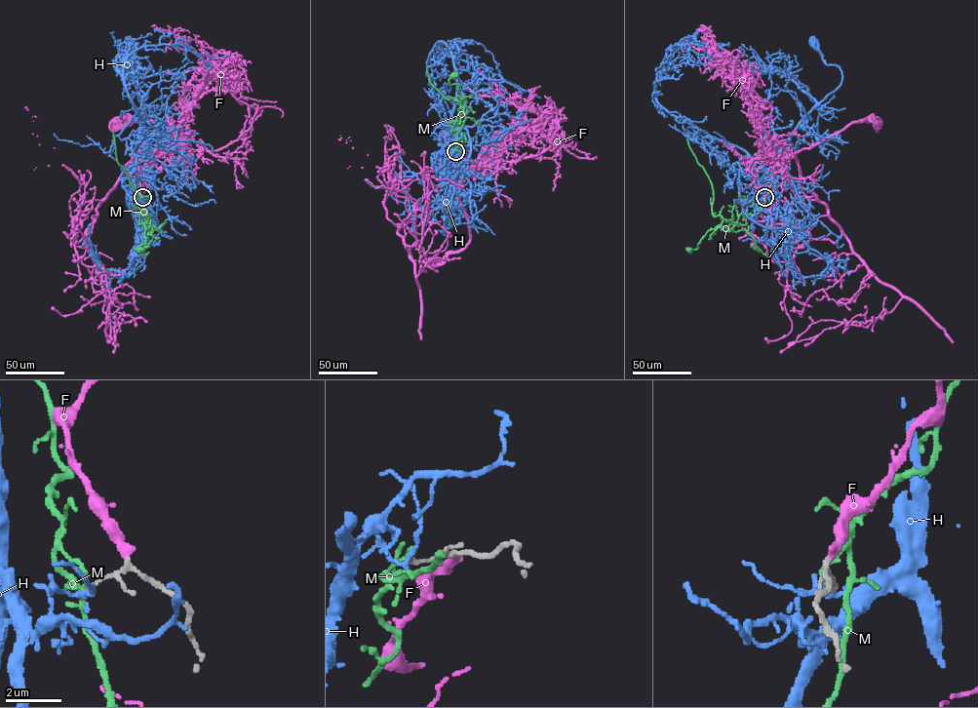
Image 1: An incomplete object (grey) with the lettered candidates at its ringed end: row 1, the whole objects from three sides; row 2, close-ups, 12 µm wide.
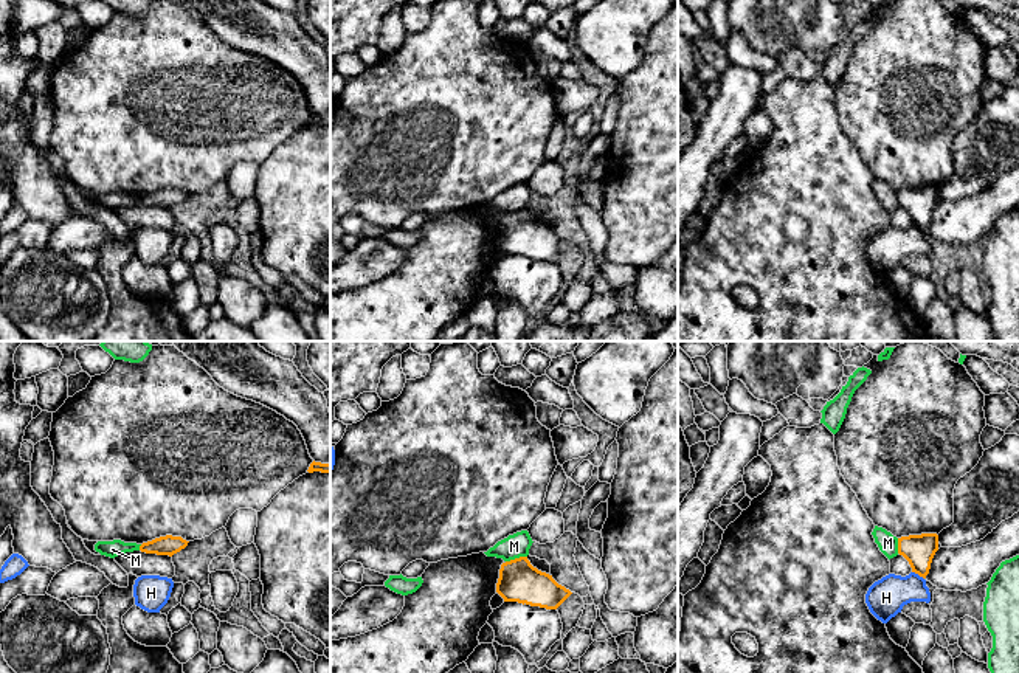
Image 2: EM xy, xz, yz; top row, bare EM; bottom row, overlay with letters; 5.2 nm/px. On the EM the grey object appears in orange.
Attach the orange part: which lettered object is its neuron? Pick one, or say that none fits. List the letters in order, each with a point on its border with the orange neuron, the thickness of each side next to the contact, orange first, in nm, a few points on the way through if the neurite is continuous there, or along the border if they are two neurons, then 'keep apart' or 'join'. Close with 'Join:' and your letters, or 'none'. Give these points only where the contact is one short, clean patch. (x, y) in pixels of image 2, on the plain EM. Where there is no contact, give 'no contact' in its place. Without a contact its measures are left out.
F: no contact | join
H: yz (918, 227) | 160/200 nm | along yz (912, 224), (923, 231) | keep apart
M: xz (515, 211) | 220/120 nm | along xz (526, 208), (506, 214) | keep apart
Join: F

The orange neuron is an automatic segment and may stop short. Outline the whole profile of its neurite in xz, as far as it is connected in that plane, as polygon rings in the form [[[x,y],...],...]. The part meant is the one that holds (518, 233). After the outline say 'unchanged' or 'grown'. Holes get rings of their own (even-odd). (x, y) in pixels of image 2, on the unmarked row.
[[[527,209],[501,217],[496,245],[504,254],[518,254],[546,262],[557,262],[572,245],[552,228],[538,223]]]; unchanged

